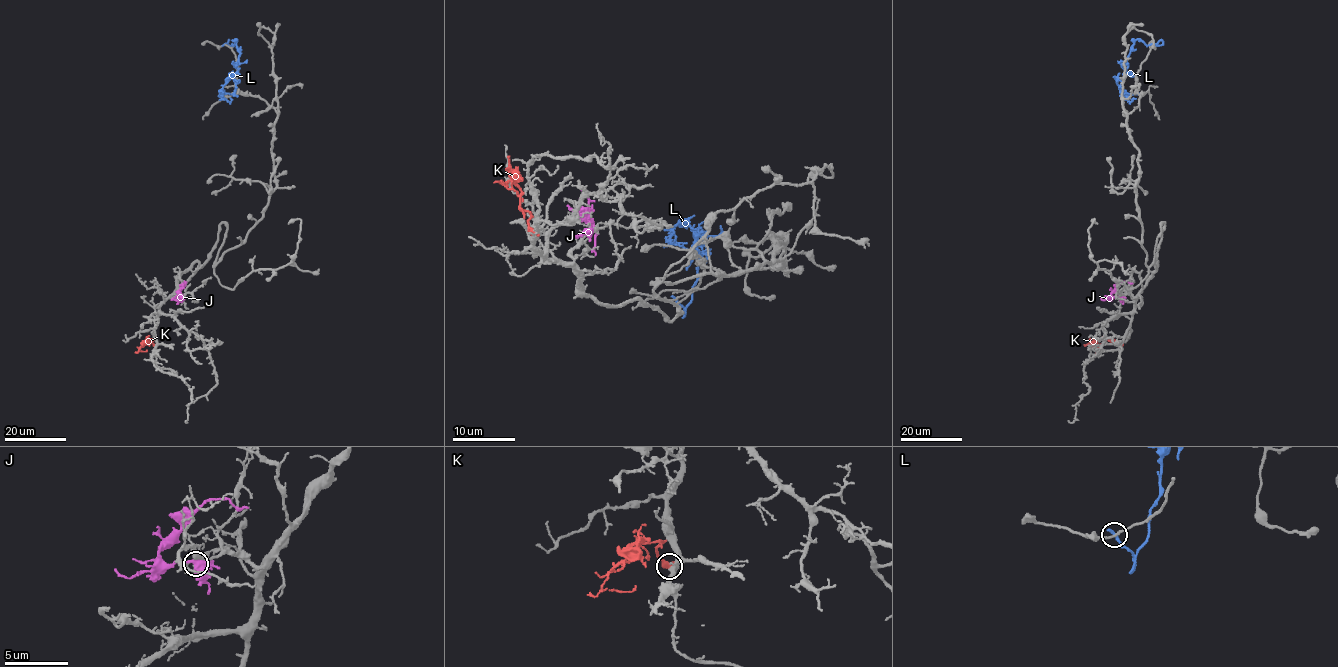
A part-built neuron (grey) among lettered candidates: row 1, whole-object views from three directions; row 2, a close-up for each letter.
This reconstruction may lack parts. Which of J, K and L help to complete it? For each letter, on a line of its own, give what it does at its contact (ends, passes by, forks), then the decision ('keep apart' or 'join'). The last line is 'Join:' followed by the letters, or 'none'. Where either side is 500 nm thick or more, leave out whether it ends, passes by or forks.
J: keep apart
K: keep apart
L: it ends there; keep apart
Join: none

